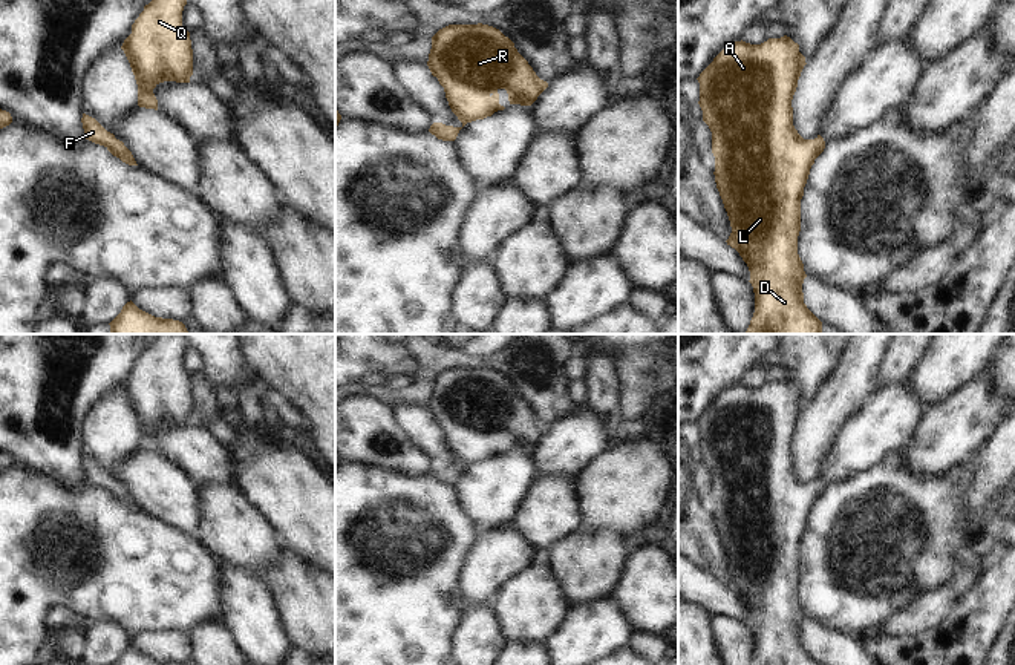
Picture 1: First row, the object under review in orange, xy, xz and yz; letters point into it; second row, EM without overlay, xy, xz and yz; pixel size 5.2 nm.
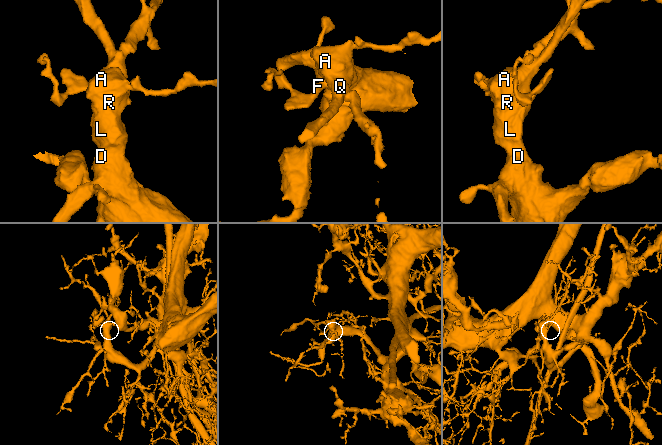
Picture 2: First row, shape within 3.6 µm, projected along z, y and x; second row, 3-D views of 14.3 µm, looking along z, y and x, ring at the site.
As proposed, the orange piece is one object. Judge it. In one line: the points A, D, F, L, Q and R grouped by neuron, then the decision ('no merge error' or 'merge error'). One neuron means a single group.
groups A D F L Q R; no merge error

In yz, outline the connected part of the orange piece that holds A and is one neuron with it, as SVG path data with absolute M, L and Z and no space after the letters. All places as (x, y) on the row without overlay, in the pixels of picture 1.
M787 378L769 382L761 388L741 383L723 392L697 421L703 464L712 475L715 526L732 570L726 585L739 596L750 614L749 625L755 636L755 656L750 665L821 665L804 647L802 627L807 618L798 598L804 530L814 503L825 492L821 478L804 483L793 469L791 443L805 408L799 388Z

